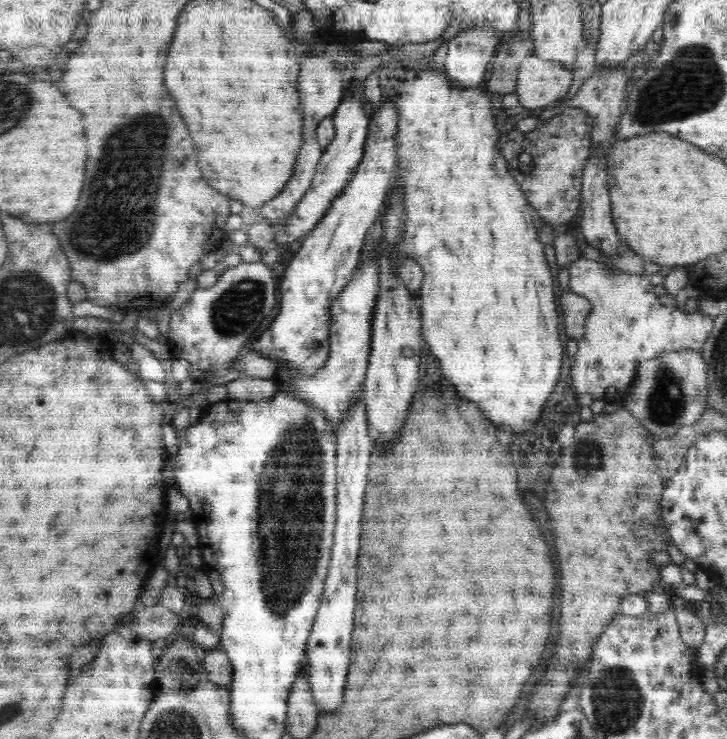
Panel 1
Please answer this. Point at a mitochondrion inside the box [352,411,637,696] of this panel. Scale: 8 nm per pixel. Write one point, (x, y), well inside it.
(587, 457)

